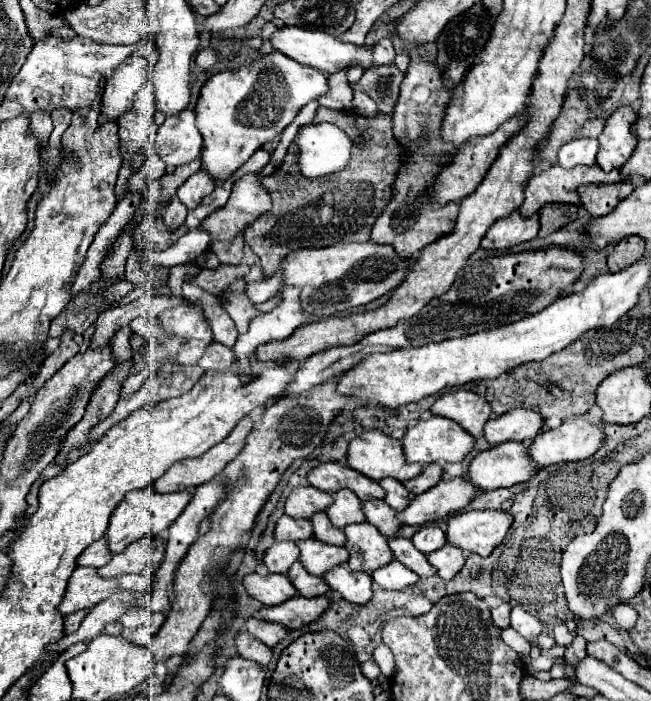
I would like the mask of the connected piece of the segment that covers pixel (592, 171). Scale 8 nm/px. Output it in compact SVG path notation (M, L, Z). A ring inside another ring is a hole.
M556 164L556 166L552 166L552 168L530 178L530 182L524 188L524 202L520 206L520 212L524 216L532 216L534 212L538 212L548 202L564 202L564 204L580 206L580 196L578 196L580 184L614 184L614 182L618 182L618 178L622 180L620 168L614 168L612 172L604 172L604 170L600 170L598 164L594 164L594 166L576 166L570 170L564 170Z

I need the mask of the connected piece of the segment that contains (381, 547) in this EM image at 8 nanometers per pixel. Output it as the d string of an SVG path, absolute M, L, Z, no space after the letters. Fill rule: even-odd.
M348 524L342 532L346 534L344 548L348 548L350 554L346 562L350 570L374 572L394 558L388 548L388 540L372 524Z

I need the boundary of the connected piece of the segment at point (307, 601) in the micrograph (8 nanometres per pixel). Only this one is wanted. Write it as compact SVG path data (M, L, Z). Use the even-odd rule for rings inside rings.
M294 596L278 606L264 606L260 610L262 620L284 624L286 628L294 630L304 624L314 622L326 608L328 608L328 598L326 596L316 596L316 598L304 598L304 596Z

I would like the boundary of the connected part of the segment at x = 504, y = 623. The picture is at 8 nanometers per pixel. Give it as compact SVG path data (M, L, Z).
M500 604L498 608L492 608L492 620L498 628L508 628L510 626L510 604Z

